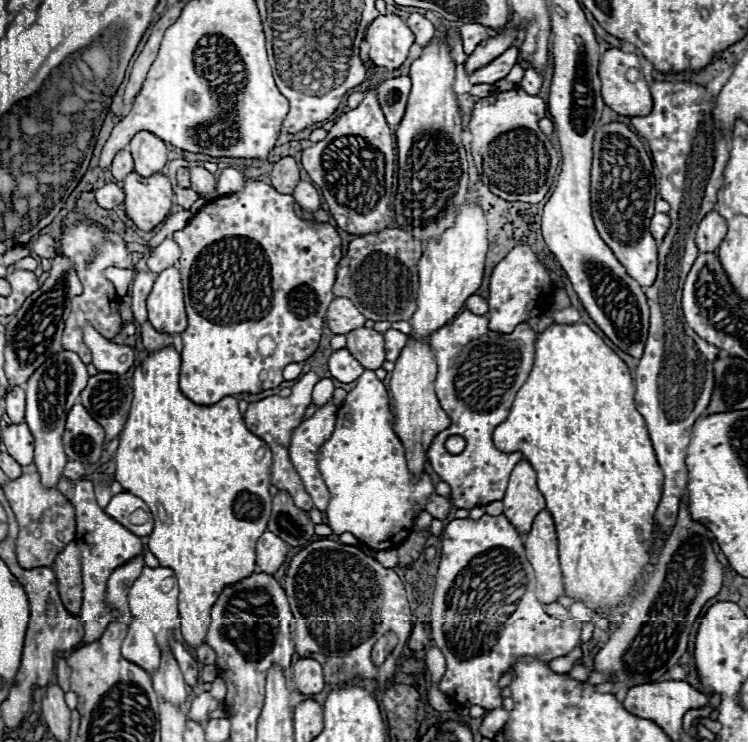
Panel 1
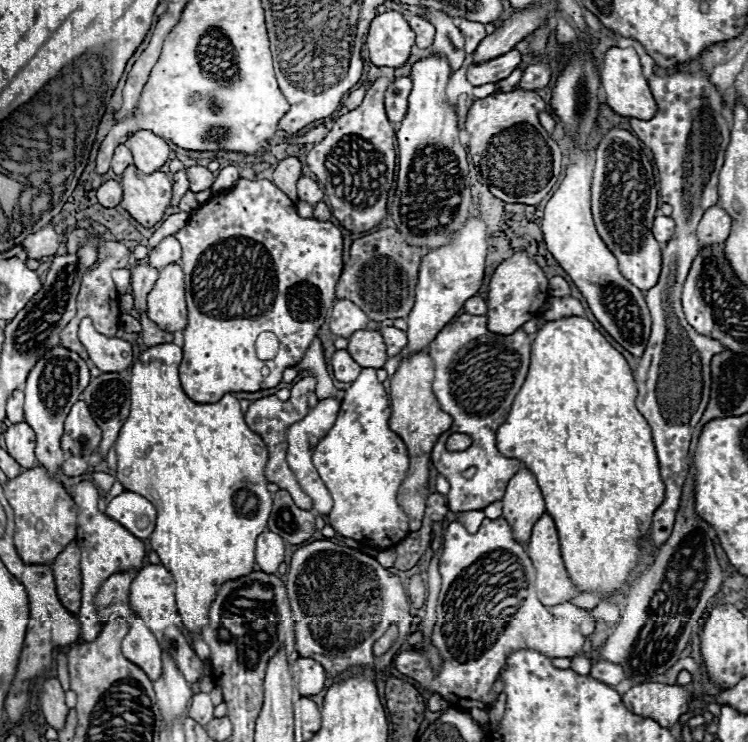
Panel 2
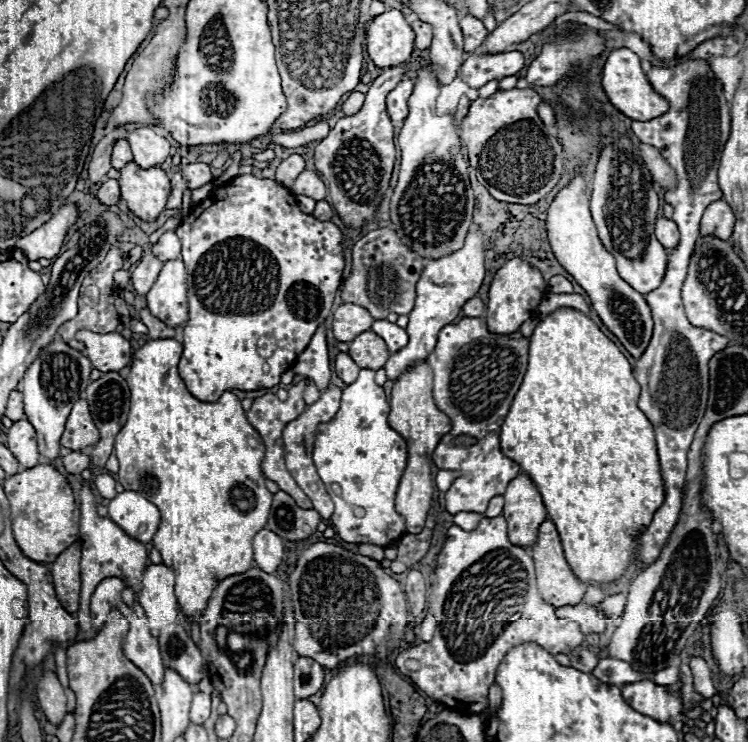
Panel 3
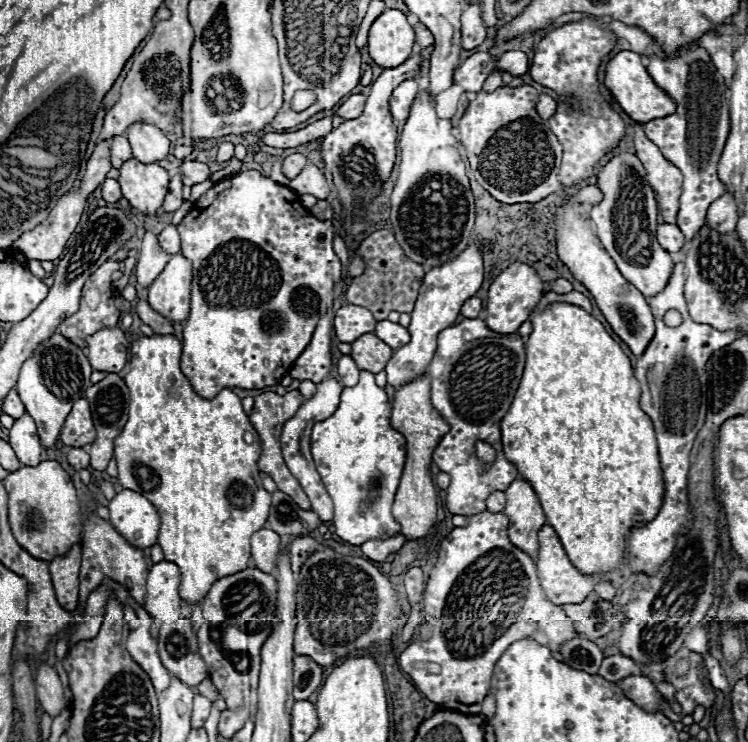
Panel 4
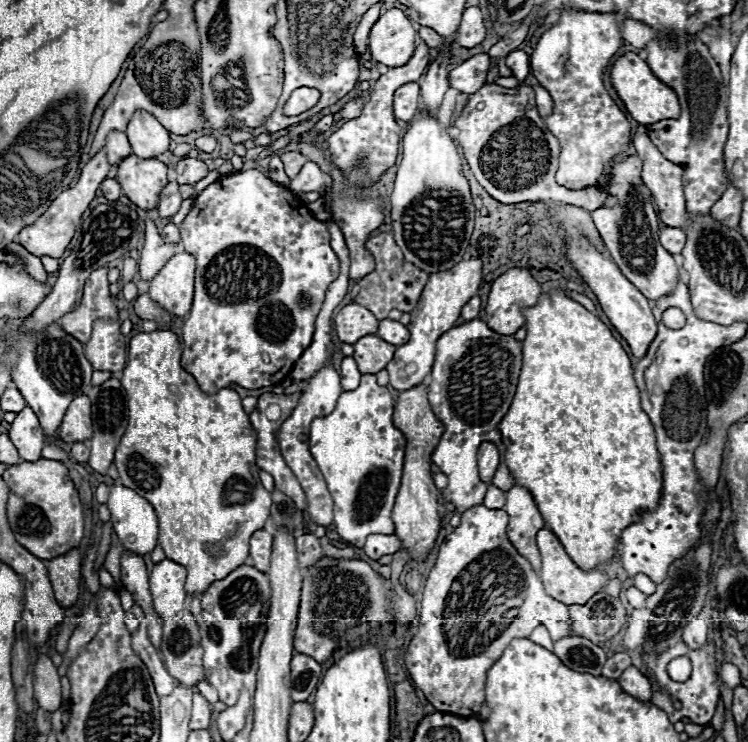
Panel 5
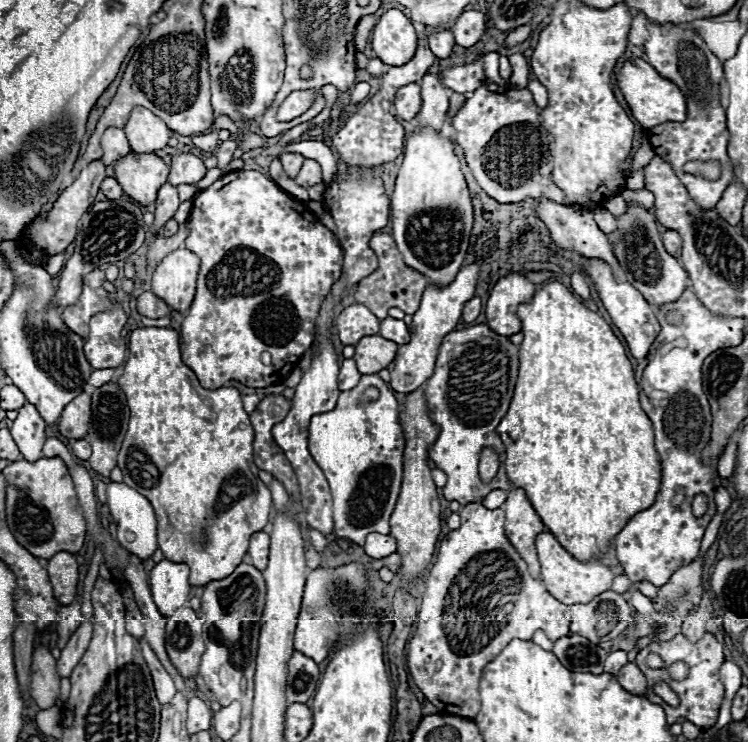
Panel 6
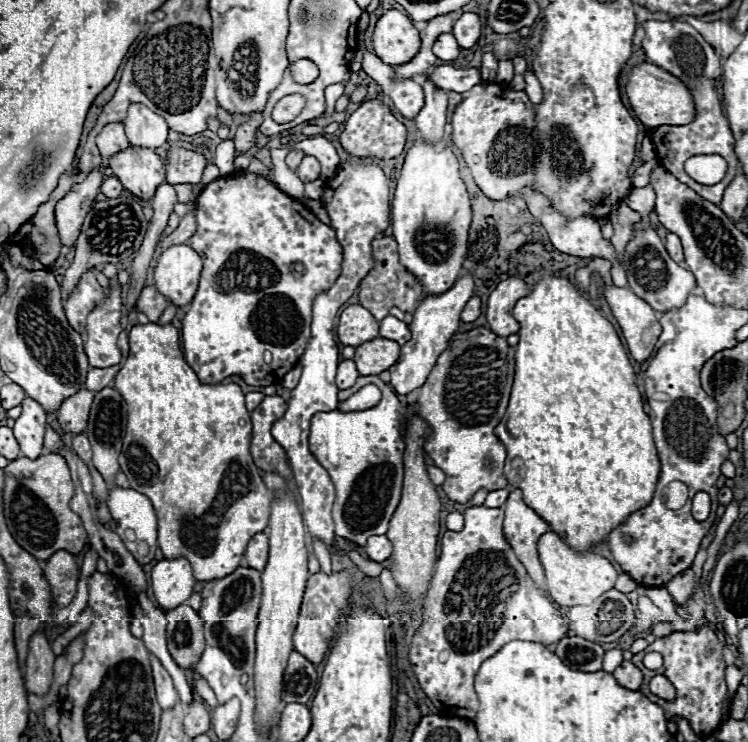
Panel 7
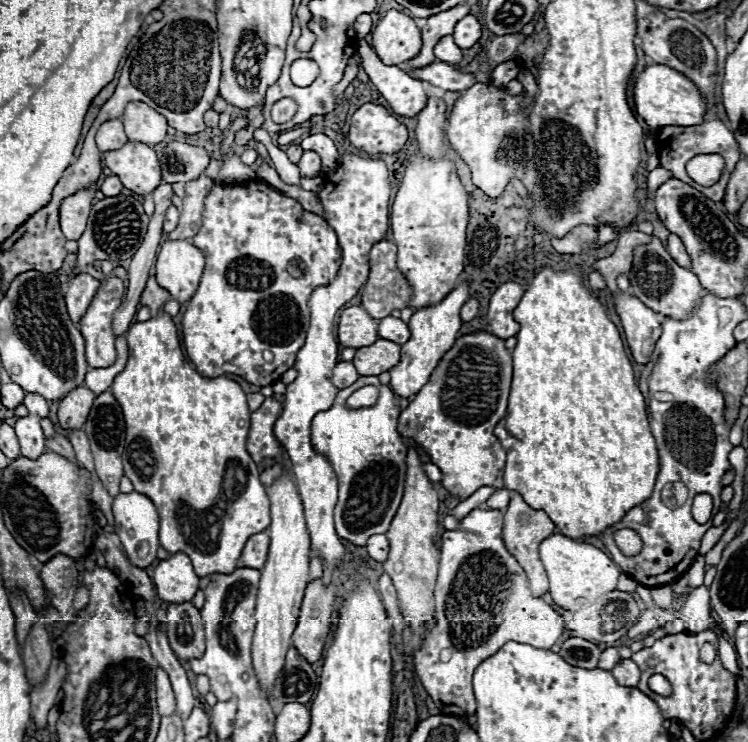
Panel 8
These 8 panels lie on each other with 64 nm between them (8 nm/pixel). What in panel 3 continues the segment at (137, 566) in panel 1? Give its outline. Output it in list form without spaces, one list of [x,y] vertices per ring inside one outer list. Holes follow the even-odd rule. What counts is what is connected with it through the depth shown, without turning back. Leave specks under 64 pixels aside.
[[[104,578],[98,586],[96,592],[92,594],[92,622],[94,630],[100,630],[100,626],[108,620],[110,612],[118,608],[118,612],[126,612],[128,606],[122,602],[122,590],[126,588],[126,582],[122,578]]]

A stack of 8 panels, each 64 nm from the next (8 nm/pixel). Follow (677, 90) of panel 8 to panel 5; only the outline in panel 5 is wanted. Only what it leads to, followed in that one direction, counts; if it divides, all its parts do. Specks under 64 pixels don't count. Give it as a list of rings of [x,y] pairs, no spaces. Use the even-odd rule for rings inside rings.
[[[626,52],[622,54],[614,64],[612,64],[612,72],[610,72],[610,82],[614,86],[614,90],[618,92],[620,100],[624,102],[626,110],[630,112],[630,116],[638,122],[638,124],[654,124],[666,118],[678,118],[680,116],[680,104],[678,98],[674,94],[672,88],[668,88],[666,84],[662,84],[652,70],[648,68],[648,64],[634,52]]]

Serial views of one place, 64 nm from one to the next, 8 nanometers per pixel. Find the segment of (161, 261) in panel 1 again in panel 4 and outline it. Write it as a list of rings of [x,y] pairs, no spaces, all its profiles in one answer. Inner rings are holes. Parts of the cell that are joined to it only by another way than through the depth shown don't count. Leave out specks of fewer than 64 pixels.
[[[172,224],[158,234],[158,242],[160,242],[160,248],[170,256],[176,256],[180,252],[180,236],[176,232],[176,226]]]

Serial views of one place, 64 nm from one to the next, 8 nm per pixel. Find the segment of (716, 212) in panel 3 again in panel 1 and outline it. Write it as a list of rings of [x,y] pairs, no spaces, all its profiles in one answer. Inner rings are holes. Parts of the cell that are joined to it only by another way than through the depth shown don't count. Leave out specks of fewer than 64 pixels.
[[[708,212],[696,232],[696,246],[702,252],[714,252],[726,236],[726,222],[718,212]]]

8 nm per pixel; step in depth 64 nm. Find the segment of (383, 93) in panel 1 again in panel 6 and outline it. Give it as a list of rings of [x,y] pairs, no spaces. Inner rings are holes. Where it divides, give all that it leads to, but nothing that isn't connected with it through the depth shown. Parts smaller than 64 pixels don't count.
[[[412,82],[412,84],[398,88],[396,98],[394,98],[394,106],[396,106],[396,112],[402,120],[412,120],[420,112],[420,106],[422,106],[420,84]]]

